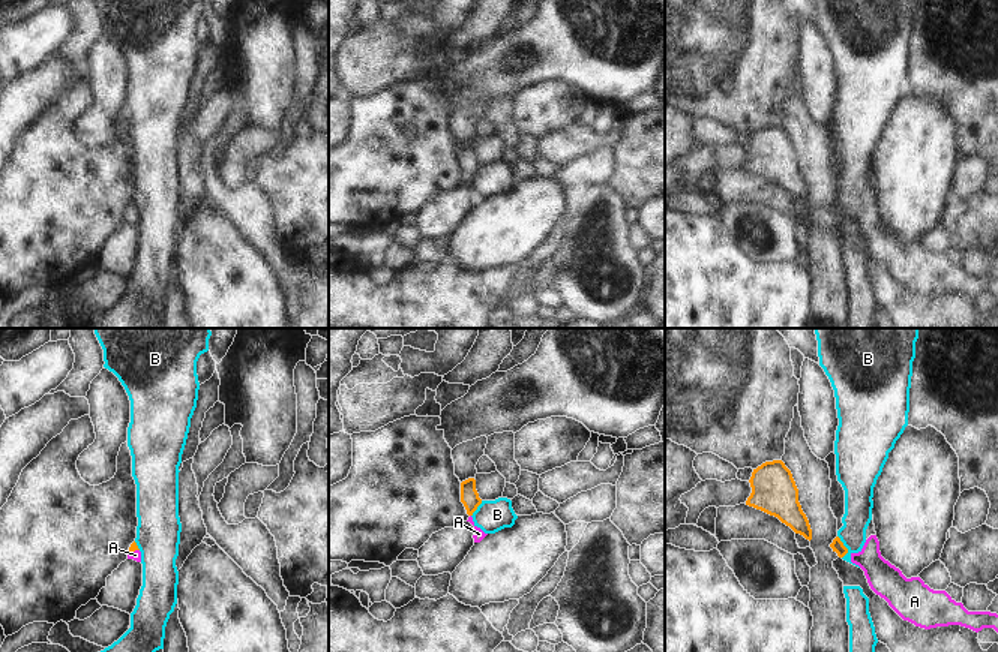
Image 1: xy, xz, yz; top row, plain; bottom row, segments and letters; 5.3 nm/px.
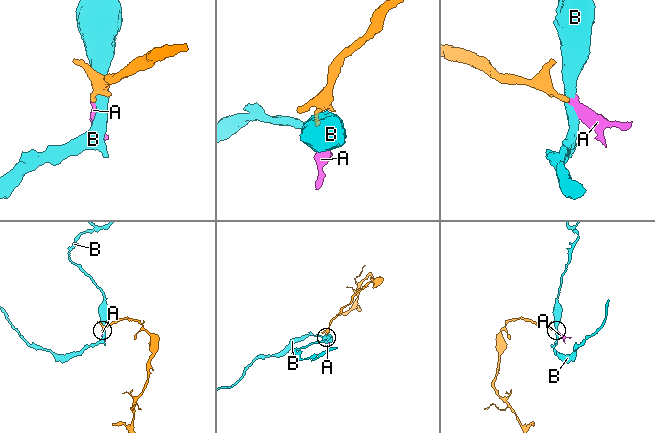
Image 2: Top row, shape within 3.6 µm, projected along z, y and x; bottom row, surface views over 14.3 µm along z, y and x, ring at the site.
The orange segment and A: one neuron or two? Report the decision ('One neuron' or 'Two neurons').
One neuron

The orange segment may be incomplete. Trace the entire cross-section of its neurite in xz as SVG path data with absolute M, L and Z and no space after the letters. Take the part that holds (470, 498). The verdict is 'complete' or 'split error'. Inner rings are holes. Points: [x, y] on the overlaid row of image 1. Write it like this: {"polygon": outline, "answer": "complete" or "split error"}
{"polygon": "M468 478L461 483L461 502L464 504L468 516L473 516L473 513L482 504L482 499L476 490L474 478Z", "answer": "complete"}

